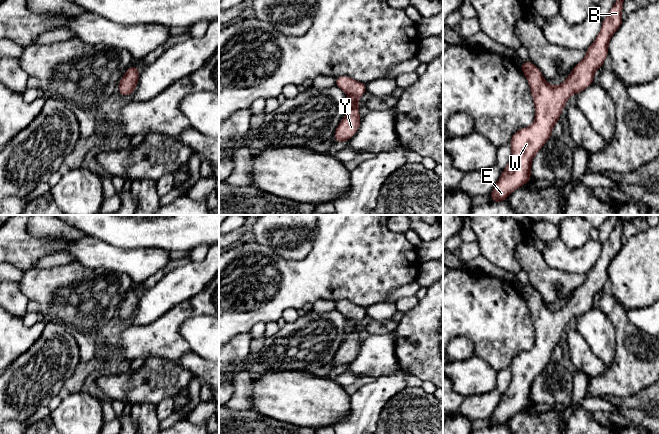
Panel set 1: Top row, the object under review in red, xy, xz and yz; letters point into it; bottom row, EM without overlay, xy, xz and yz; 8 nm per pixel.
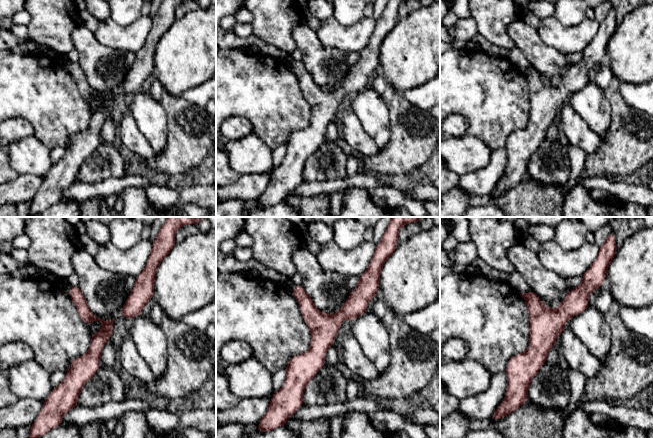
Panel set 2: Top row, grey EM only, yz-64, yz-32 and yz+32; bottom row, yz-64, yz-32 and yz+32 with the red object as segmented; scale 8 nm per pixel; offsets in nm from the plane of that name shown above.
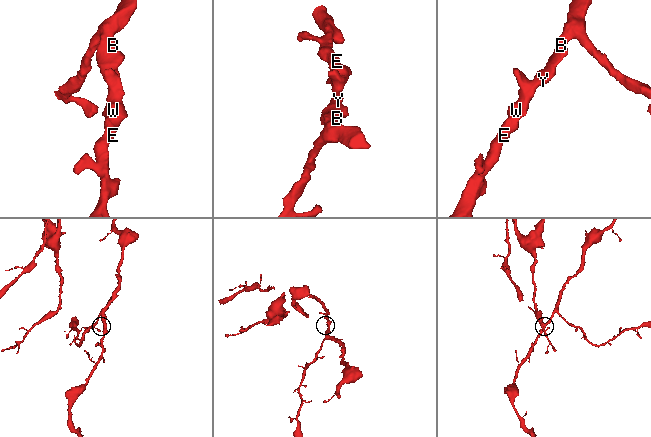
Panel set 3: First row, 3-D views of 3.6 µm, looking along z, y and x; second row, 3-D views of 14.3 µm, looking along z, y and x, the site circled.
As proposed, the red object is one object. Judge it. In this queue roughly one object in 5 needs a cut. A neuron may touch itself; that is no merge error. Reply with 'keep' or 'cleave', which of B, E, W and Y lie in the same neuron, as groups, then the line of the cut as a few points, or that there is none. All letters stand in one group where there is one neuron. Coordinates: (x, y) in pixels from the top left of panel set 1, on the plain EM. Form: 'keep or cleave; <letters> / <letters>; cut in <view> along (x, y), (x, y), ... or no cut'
keep; B E W Y; no cut

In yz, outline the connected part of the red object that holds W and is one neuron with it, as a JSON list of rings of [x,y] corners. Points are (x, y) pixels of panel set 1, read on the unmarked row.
[[[619,215],[617,224],[608,240],[602,245],[602,253],[586,274],[585,282],[578,287],[559,310],[552,310],[543,302],[541,295],[531,285],[520,287],[535,329],[534,347],[516,355],[510,365],[512,378],[501,401],[490,417],[491,426],[503,426],[512,416],[531,403],[534,380],[551,362],[551,355],[559,345],[568,322],[585,314],[594,306],[594,296],[602,291],[608,280],[608,268],[619,253],[622,244],[623,224],[626,220],[646,219],[648,215]]]

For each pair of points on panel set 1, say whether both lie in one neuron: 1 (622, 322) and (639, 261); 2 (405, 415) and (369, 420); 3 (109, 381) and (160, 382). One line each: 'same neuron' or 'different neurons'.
1: different neurons
2: different neurons
3: same neuron

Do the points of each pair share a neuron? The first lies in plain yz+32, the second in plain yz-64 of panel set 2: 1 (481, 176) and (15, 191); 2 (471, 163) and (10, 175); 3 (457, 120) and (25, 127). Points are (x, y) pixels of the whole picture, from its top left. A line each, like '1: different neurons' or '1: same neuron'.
1: same neuron
2: different neurons
3: same neuron

